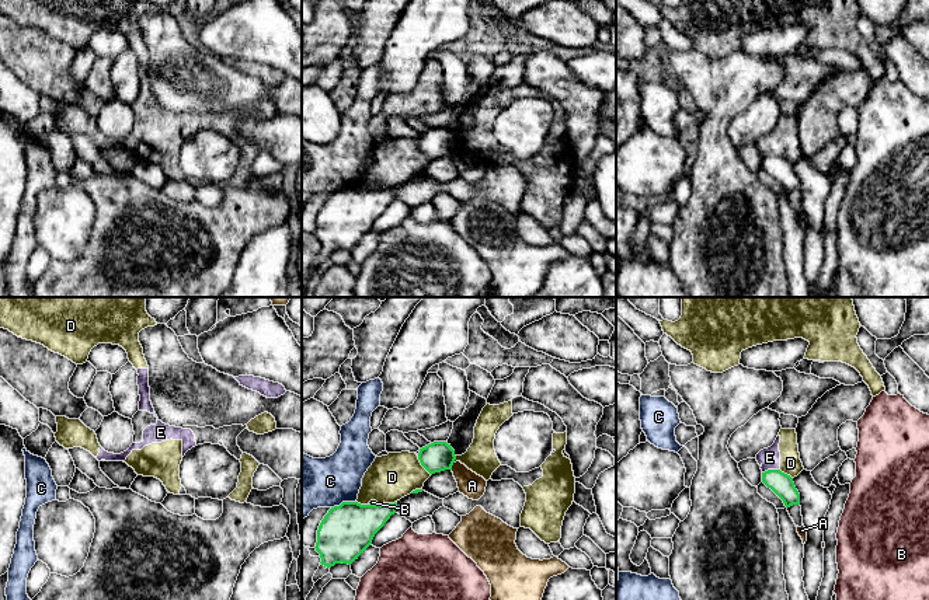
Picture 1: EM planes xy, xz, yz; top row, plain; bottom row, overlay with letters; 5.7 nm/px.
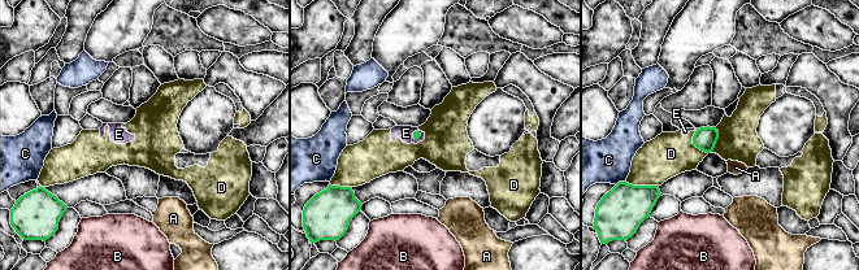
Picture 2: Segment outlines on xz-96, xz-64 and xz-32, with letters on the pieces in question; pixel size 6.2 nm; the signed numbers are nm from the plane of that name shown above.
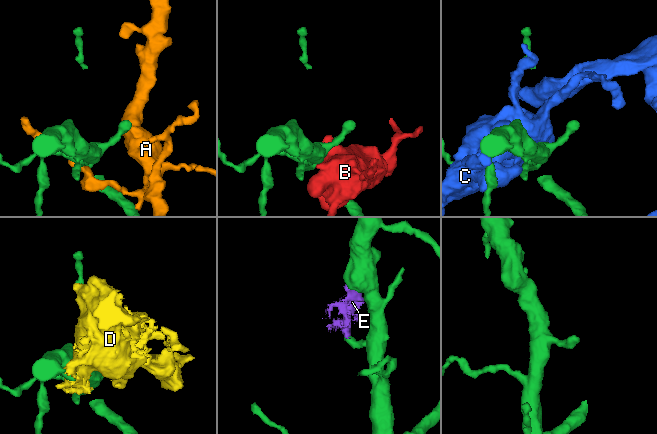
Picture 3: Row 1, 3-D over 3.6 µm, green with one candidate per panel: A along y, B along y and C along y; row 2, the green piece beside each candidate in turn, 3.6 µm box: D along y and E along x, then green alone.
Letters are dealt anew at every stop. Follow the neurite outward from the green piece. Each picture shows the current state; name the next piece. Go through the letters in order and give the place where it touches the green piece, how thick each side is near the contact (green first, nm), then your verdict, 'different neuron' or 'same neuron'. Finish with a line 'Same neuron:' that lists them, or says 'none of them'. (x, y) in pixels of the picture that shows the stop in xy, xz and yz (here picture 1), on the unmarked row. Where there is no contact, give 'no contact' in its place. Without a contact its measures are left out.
A: xz (452, 150) | 170/140 nm | different neuron
B: xz (373, 191) | 300/30 nm | different neuron
C: xz (343, 188) | 300/300 nm | different neuron
D: xz (423, 152) | 170/260 nm | different neuron
E: yz (769, 156) | 130/120 nm | different neuron
Same neuron: none of them

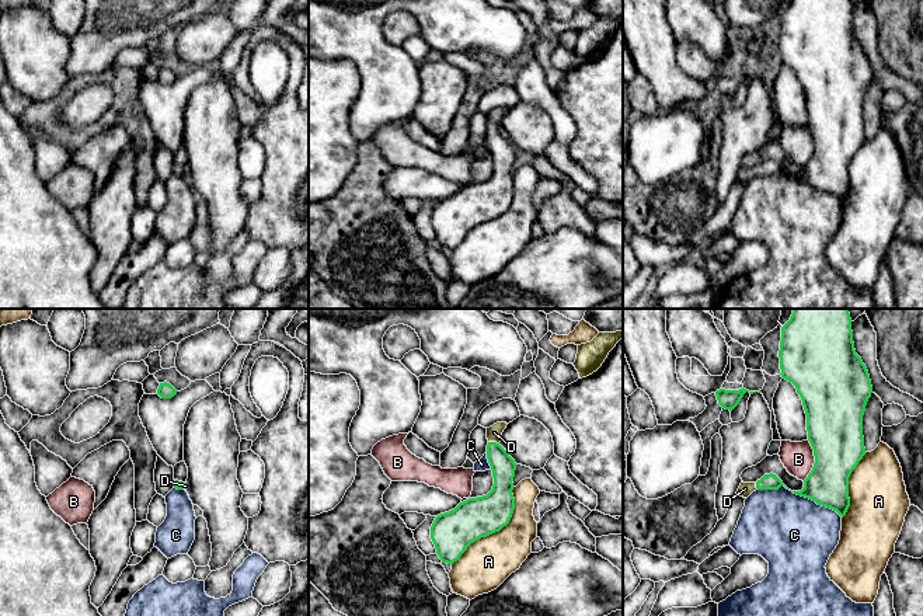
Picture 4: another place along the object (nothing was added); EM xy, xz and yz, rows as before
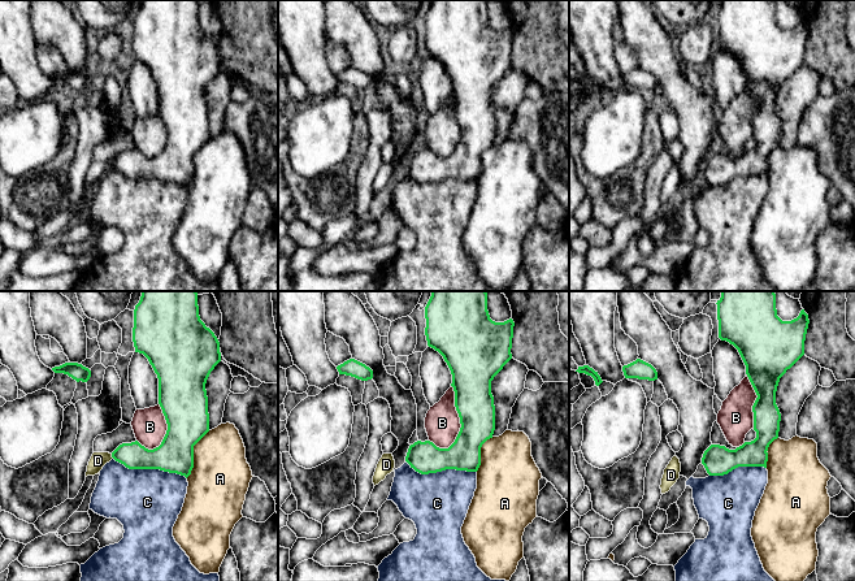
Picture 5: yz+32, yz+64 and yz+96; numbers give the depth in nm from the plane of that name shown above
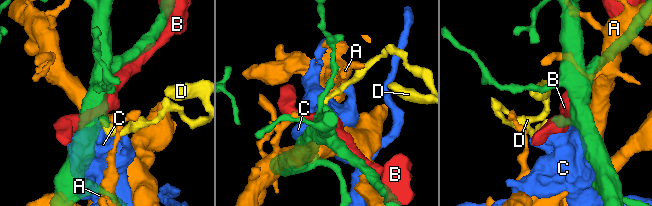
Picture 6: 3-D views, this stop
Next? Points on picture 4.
A: xz (497, 216) | 240/280 nm | different neuron
B: yz (815, 146) | 320/180 nm | different neuron
C: yz (800, 180) | 240/440 nm | different neuron
D: xz (494, 128) | 140/90 nm | same neuron
Same neuron: D

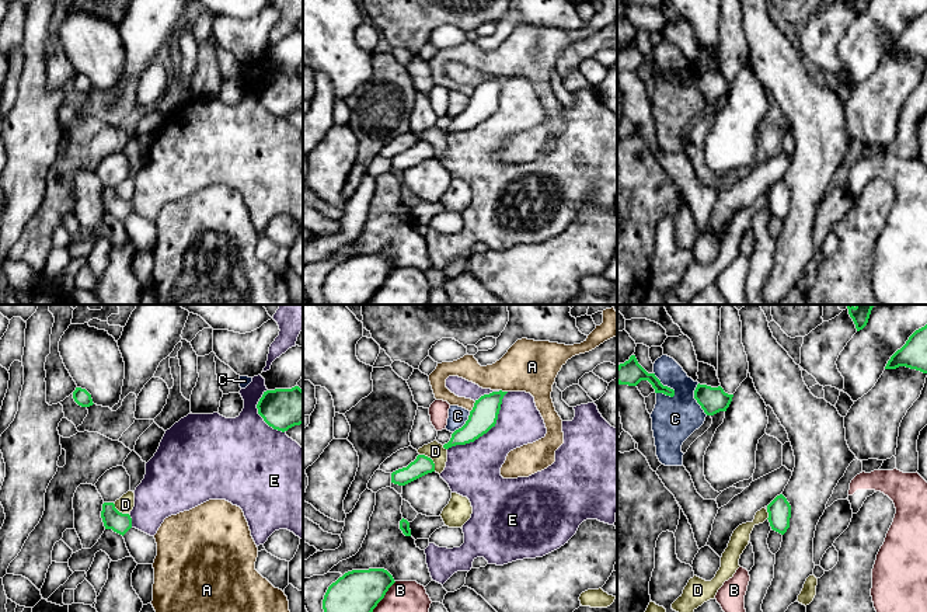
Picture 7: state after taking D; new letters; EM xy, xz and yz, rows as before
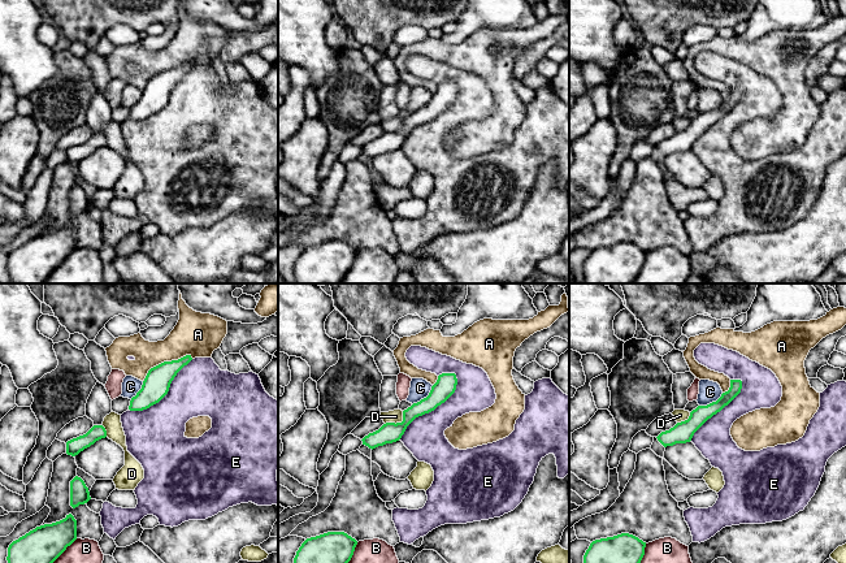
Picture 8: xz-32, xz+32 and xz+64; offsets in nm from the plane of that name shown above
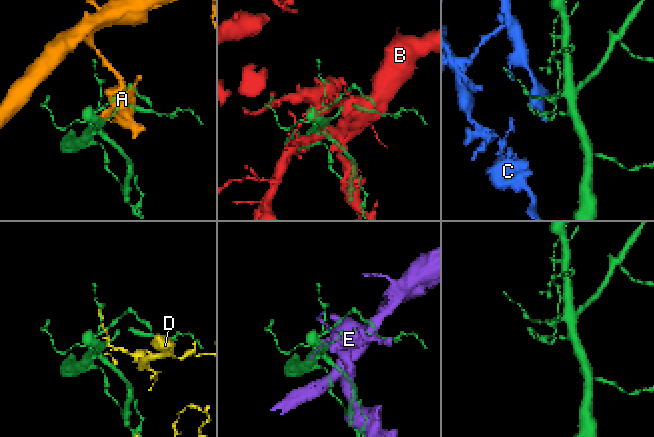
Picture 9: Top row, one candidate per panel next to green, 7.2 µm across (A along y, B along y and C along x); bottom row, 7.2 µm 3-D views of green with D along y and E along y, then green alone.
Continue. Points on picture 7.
A: xz (473, 93) | 160/170 nm | different neuron
B: xz (382, 284) | 280/300 nm | different neuron
C: yz (666, 72) | 140/260 nm | different neuron
D: xz (431, 145) | 110/100 nm | different neuron
E: xz (487, 117) | 160/320 nm | different neuron
Same neuron: none of them

